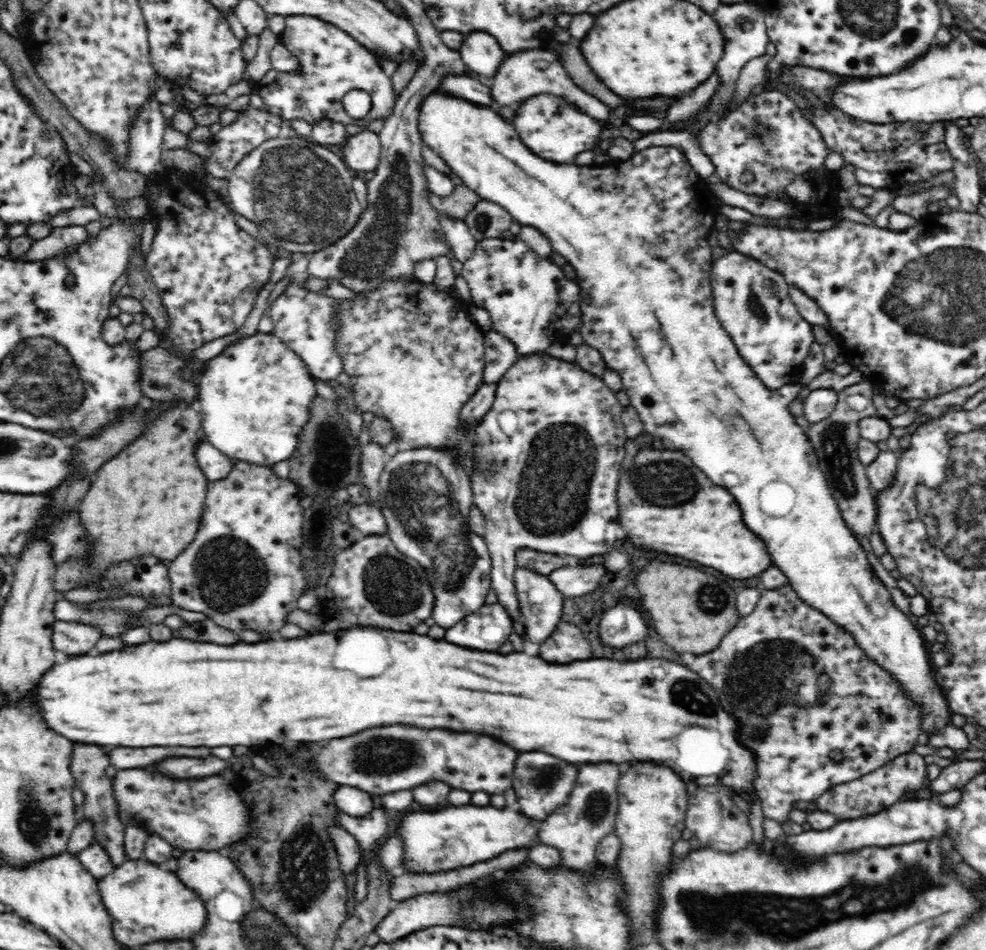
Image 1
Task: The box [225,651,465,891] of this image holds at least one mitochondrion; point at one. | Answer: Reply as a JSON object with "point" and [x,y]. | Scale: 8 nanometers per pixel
{"point":[385,753]}

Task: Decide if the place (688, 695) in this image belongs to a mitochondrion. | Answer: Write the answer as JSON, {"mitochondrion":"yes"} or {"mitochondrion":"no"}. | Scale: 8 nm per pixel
{"mitochondrion":"yes"}

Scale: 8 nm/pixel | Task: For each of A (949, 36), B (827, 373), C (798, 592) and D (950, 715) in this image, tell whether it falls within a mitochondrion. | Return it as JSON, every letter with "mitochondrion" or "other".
{"A":"other","B":"other","C":"other","D":"other"}

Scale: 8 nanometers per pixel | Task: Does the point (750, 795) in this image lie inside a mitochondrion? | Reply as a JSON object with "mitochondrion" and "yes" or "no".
{"mitochondrion":"no"}

